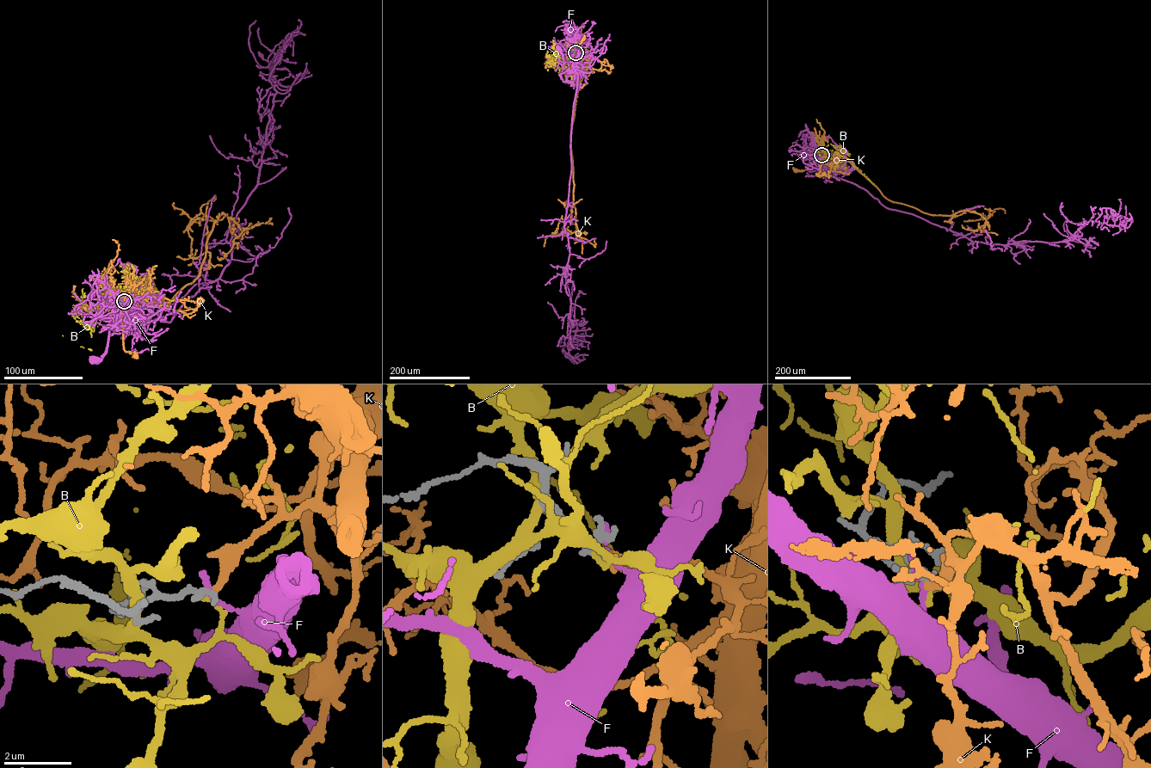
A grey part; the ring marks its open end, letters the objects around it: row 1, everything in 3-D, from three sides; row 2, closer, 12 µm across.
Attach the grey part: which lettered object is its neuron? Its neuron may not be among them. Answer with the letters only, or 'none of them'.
K

